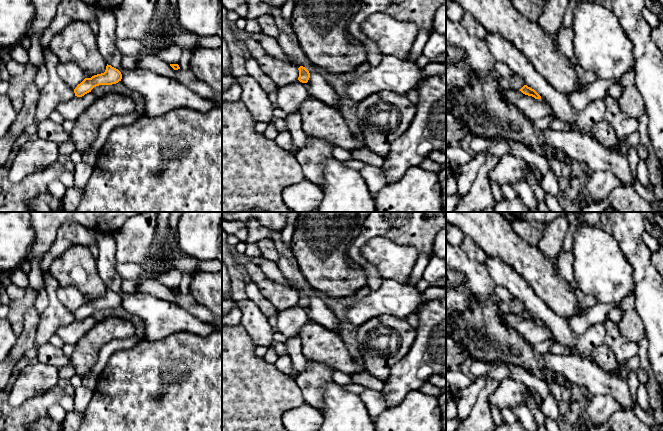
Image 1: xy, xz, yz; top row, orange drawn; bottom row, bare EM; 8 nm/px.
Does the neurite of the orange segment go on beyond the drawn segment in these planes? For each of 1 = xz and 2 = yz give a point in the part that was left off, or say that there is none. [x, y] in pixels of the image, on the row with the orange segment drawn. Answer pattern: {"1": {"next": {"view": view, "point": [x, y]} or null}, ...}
{"1": {"next": null}, "2": {"next": null}}

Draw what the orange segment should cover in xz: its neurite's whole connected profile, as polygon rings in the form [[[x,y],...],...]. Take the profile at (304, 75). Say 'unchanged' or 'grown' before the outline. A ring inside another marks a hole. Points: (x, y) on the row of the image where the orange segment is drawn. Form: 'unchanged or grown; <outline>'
unchanged; [[[300,66],[300,67],[298,68],[298,70],[299,70],[298,80],[299,80],[300,82],[302,82],[302,83],[307,83],[308,80],[309,80],[309,78],[310,78],[310,73],[309,73],[309,71],[308,71],[305,67],[303,67],[303,66]]]

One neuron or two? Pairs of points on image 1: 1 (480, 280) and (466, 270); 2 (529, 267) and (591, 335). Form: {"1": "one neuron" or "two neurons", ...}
{"1": "one neuron", "2": "two neurons"}

